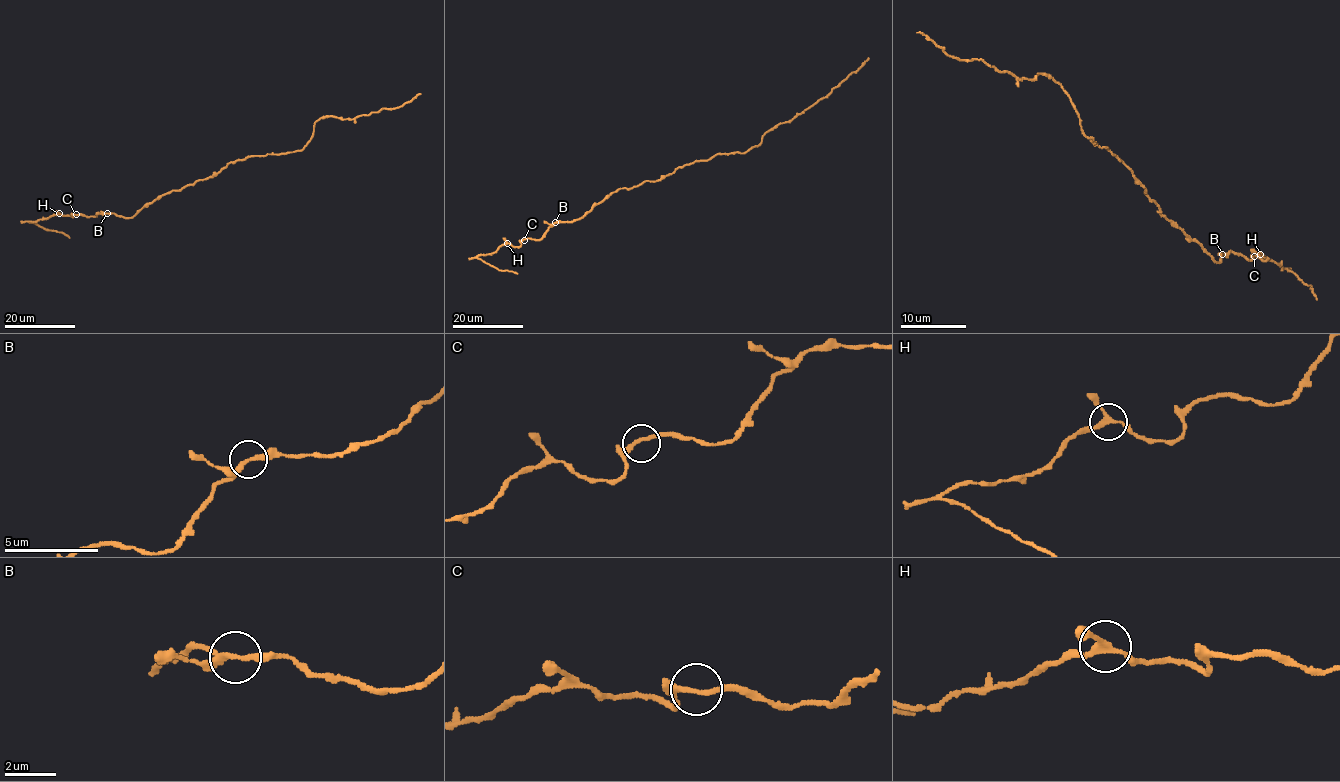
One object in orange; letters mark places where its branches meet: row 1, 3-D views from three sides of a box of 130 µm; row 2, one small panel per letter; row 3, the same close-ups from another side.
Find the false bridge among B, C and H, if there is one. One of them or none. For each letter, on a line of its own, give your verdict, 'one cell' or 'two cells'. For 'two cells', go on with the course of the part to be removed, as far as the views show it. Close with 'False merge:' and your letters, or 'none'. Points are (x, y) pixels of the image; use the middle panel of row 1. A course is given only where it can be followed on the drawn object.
B: one cell
C: one cell
H: one cell
False merge: none

